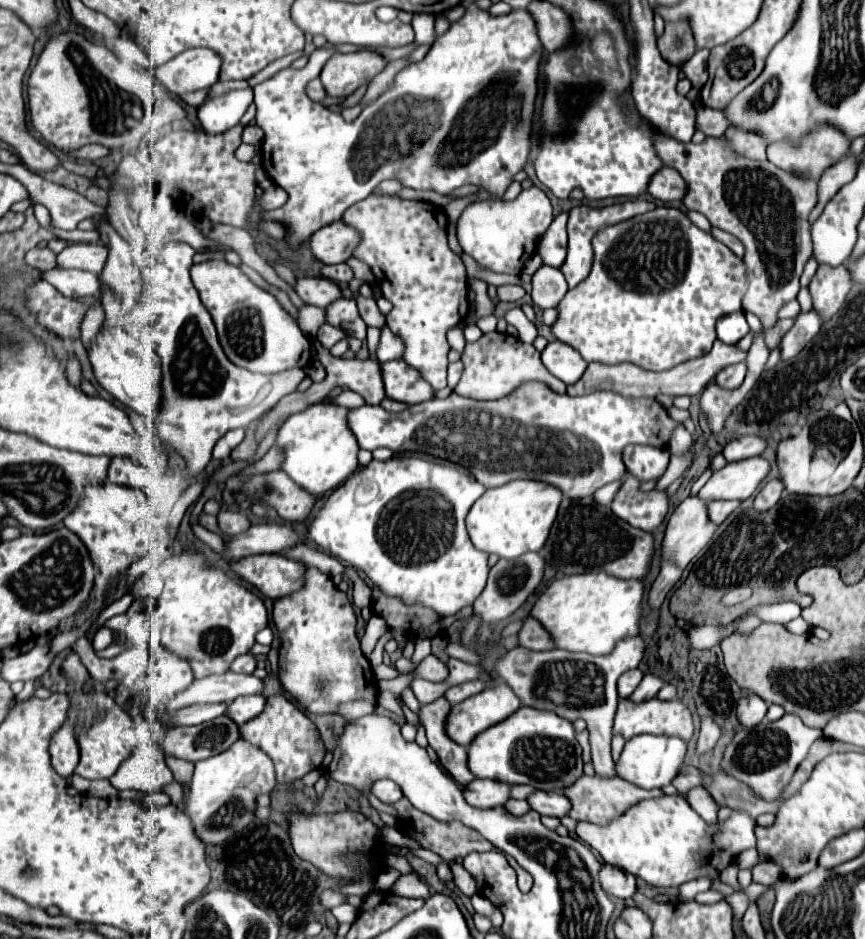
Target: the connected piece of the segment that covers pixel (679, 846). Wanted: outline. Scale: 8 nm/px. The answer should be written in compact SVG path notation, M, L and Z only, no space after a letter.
M660 796L642 800L606 826L578 822L576 834L590 844L606 864L640 876L652 886L680 886L688 880L710 878L710 890L730 896L734 888L724 884L720 874L742 850L756 848L755 827L756 822L740 810L734 810L726 822L706 824L682 796Z

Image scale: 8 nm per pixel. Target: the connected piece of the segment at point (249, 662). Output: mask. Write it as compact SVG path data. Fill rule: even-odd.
M244 654L244 656L238 656L234 662L232 662L232 672L242 672L242 674L252 674L256 670L256 660L252 654Z

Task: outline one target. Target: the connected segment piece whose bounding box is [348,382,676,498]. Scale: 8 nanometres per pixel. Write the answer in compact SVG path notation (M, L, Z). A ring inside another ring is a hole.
M522 382L514 392L500 400L480 402L464 398L452 392L444 400L426 400L408 406L404 412L386 412L382 406L360 406L350 410L348 424L364 450L390 448L400 452L428 452L434 458L442 458L464 466L486 488L502 486L510 480L530 478L556 486L568 498L592 496L600 486L620 480L624 476L622 448L628 444L650 444L664 448L676 422L668 416L664 406L656 398L624 398L614 392L592 392L588 396L570 398L568 394L552 392L544 382ZM660 408L662 408L662 442L660 442Z

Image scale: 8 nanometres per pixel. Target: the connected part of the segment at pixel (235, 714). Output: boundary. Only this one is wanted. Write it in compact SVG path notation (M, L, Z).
M260 694L258 696L240 696L238 700L228 702L226 714L228 714L228 718L236 720L236 724L240 726L240 724L252 720L254 716L258 716L264 708L264 702L266 702L266 698Z

